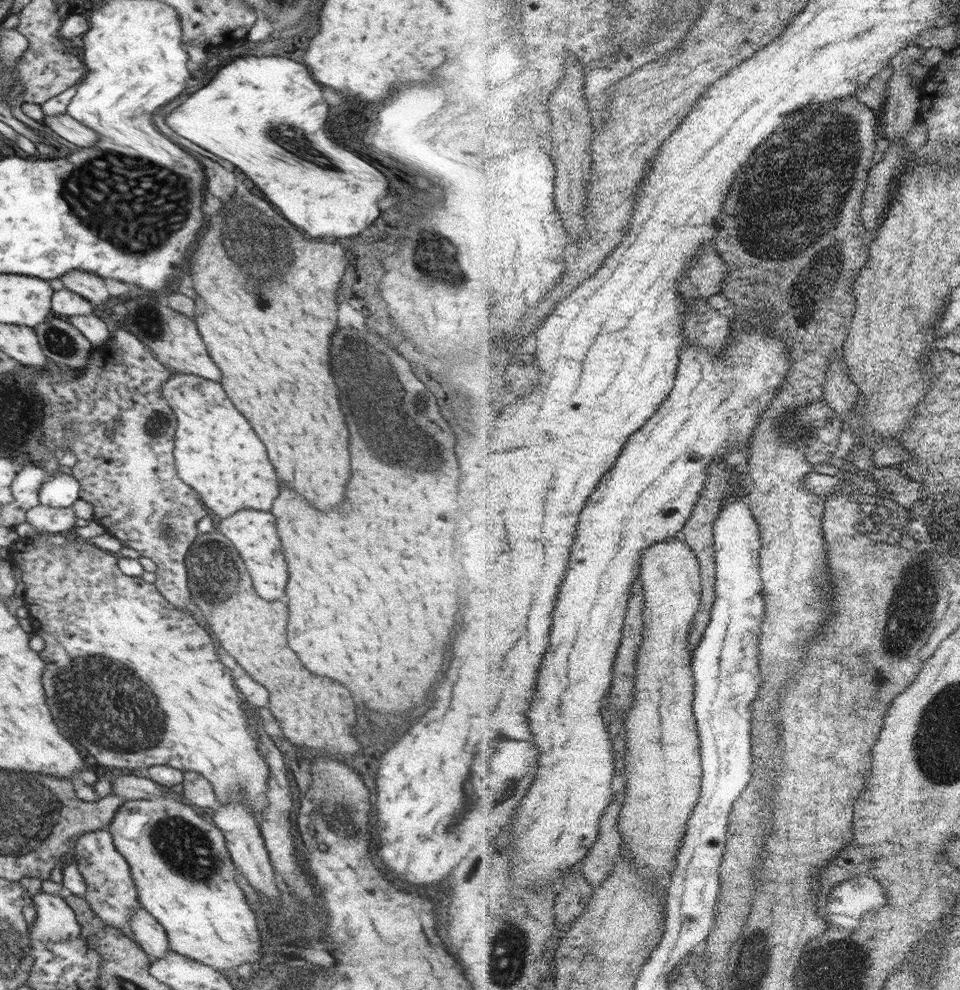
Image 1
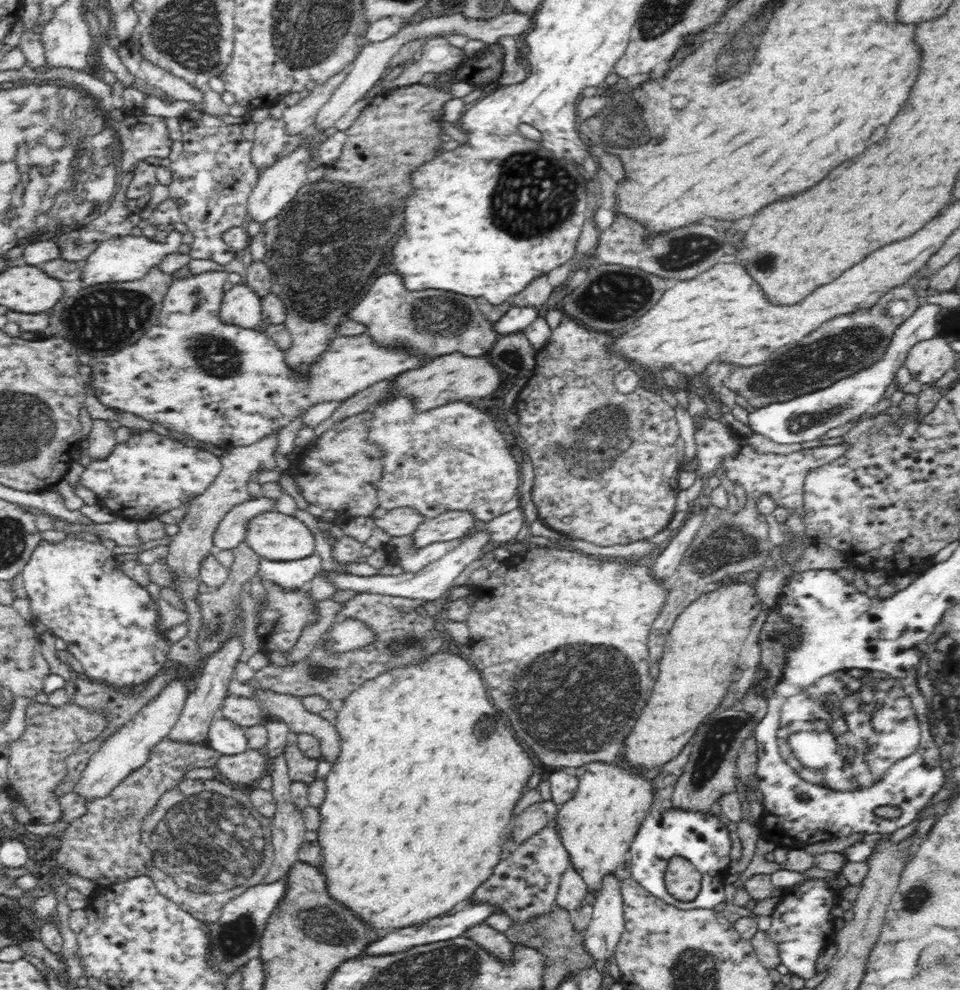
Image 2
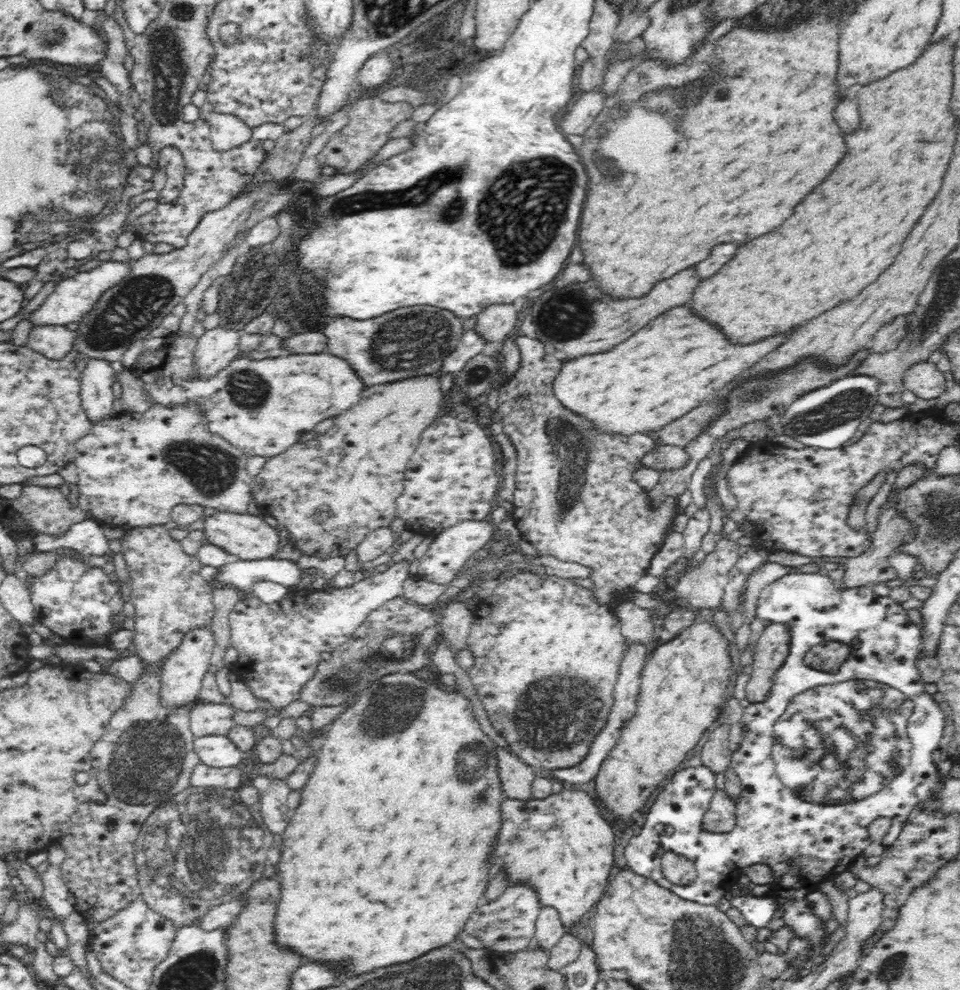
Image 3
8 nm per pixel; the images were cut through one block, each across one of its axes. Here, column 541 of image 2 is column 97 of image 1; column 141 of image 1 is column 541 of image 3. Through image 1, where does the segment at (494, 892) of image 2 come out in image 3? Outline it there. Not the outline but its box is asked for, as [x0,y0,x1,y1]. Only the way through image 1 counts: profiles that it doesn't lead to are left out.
[463,883,541,952]

